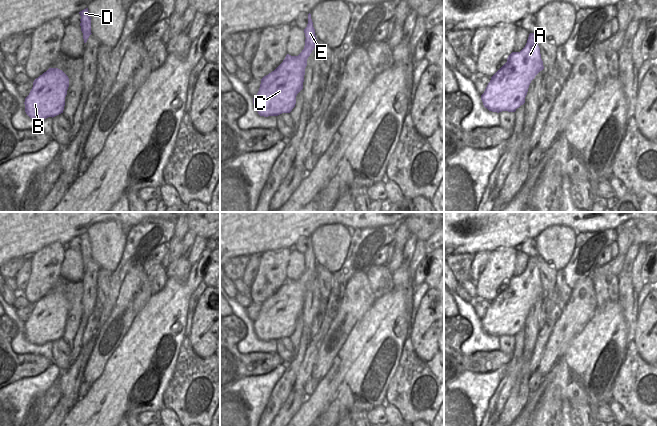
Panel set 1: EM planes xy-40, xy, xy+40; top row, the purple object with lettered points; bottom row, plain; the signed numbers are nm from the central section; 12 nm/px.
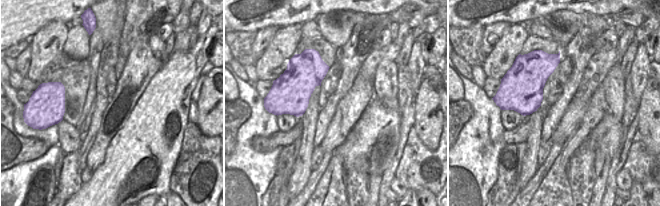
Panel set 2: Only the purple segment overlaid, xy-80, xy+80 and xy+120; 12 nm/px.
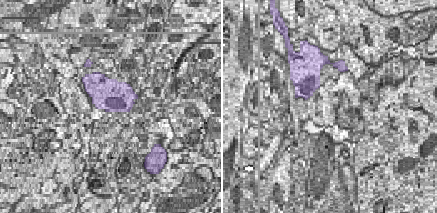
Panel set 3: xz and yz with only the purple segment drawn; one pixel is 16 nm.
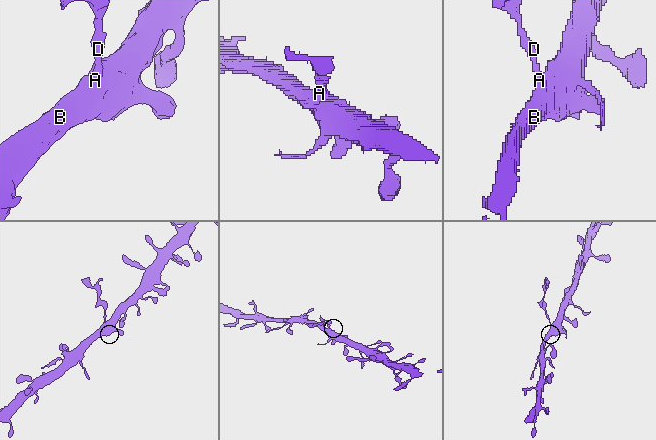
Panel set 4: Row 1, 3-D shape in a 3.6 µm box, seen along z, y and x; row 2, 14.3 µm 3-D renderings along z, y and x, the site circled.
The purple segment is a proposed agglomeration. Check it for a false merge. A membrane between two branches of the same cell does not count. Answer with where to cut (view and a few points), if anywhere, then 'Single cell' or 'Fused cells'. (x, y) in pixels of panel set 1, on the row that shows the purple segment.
Split along xy (306, 38), (311, 44), (315, 45). Fused cells.

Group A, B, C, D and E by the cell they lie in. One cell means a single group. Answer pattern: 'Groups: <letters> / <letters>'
Groups: A B C / D E.

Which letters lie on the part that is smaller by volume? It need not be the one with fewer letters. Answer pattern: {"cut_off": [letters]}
{"cut_off": ["D", "E"]}

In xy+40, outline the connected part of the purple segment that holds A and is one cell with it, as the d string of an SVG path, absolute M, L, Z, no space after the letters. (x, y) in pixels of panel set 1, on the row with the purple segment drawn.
M528 37L520 52L512 52L507 62L491 77L481 100L492 112L515 112L525 103L529 85L544 69L540 48Z

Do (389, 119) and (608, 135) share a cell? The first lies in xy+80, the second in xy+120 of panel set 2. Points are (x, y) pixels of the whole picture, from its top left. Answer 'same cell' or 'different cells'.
same cell

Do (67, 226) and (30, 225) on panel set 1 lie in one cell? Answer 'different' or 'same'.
same

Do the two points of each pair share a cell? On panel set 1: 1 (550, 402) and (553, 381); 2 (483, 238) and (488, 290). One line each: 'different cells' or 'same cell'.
1: different cells
2: different cells

